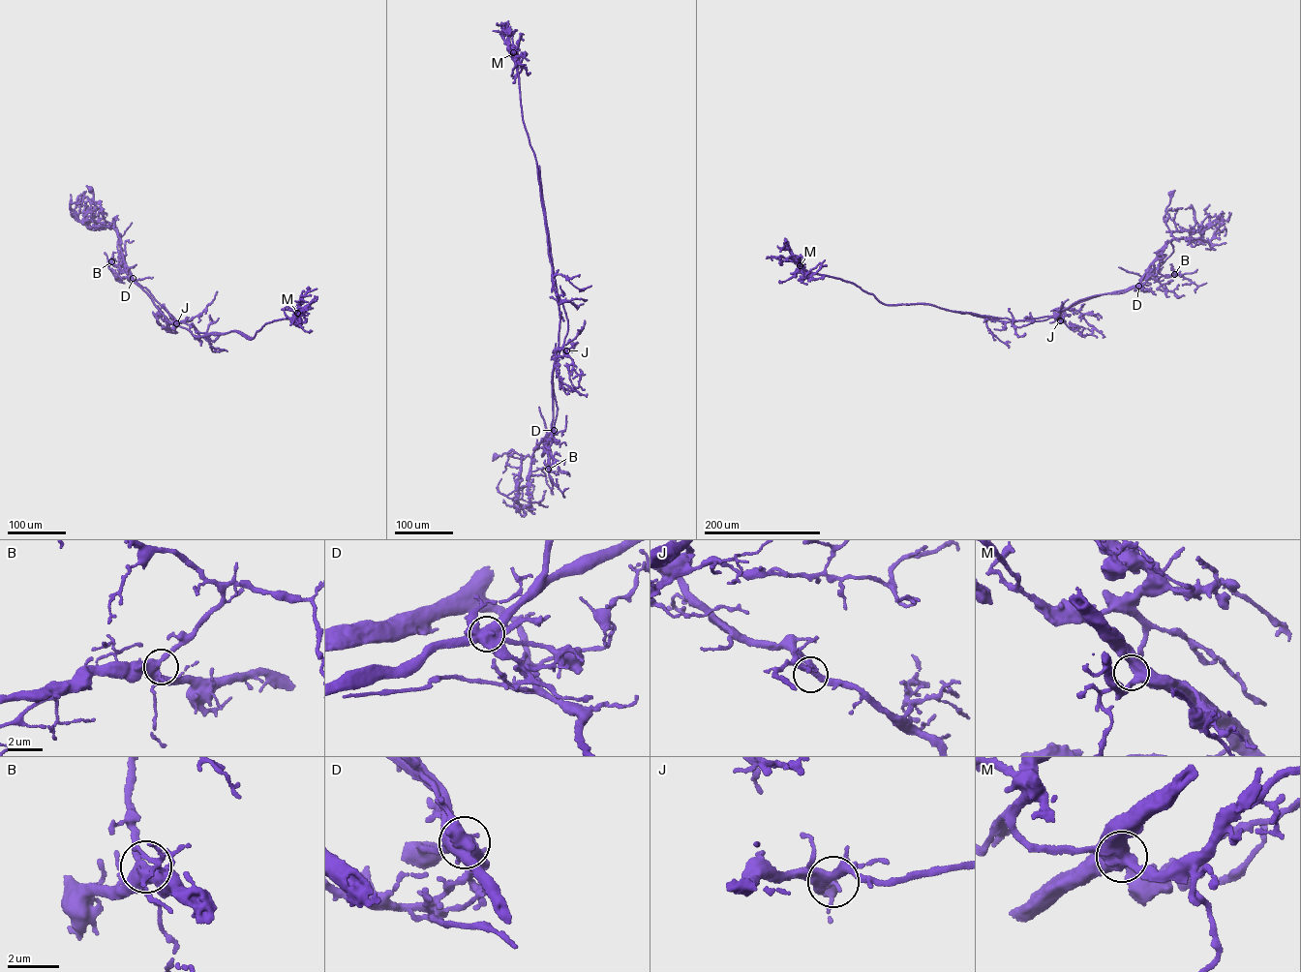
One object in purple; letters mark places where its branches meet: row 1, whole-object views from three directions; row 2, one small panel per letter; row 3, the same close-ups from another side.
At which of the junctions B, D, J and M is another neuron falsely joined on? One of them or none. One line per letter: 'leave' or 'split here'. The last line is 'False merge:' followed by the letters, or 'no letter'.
B: leave
D: split here
J: leave
M: leave
False merge: D

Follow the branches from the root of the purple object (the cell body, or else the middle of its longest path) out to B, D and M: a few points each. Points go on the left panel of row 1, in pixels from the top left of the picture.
B: (90, 189), (105, 220), (117, 232), (125, 268), (121, 270), (111, 261)
D: (90, 189), (105, 220), (117, 232), (124, 262), (133, 278)
M: (90, 189), (117, 232), (129, 277), (171, 322), (196, 337), (233, 331), (251, 339), (266, 323), (297, 313)

